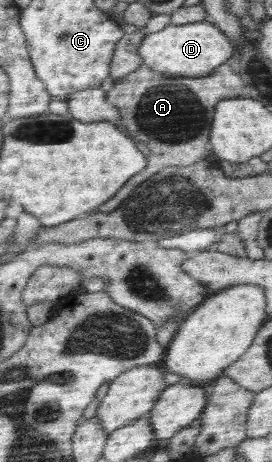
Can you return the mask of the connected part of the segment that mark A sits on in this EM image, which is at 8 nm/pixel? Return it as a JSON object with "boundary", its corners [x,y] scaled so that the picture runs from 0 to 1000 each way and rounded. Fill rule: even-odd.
{"boundary":[[[835,136],[809,141],[754,167],[585,162],[533,141],[449,167],[393,197],[393,221],[423,227],[441,242],[438,277],[511,310],[529,310],[555,333],[540,359],[445,403],[430,422],[353,450],[346,461],[401,461],[452,439],[482,413],[522,392],[614,361],[688,361],[743,353],[776,333],[768,310],[787,234],[813,216],[864,214],[904,206],[893,171]]]}

